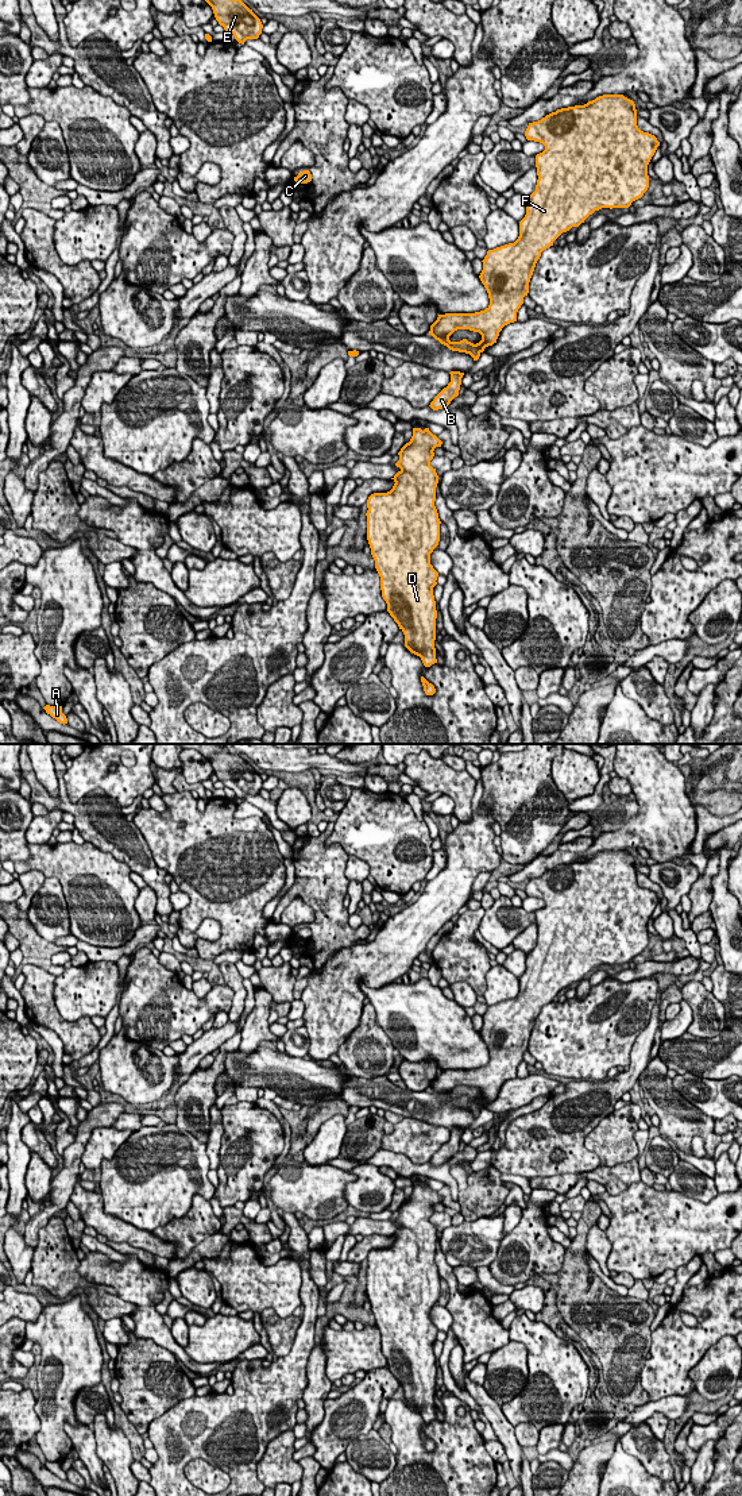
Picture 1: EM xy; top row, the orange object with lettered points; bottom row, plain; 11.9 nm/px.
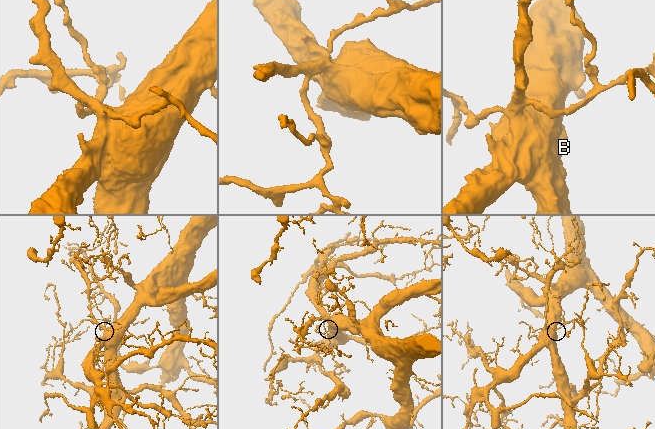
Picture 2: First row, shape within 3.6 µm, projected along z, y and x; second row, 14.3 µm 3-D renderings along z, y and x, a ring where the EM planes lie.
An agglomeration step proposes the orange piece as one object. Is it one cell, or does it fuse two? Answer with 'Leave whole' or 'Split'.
Leave whole

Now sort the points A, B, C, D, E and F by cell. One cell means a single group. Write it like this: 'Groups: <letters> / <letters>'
Groups: A B C D E F

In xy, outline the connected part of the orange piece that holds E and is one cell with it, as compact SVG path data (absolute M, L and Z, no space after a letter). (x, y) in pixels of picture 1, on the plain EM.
M179 744L182 749L196 749L213 766L215 774L225 787L244 801L247 795L258 795L263 780L240 753L231 755L221 744Z

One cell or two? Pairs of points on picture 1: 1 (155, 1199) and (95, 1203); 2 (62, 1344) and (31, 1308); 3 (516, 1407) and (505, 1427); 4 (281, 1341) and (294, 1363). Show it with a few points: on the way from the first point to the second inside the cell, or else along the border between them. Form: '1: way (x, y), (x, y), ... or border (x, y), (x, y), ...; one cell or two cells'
1: border (99, 1191), (103, 1199), (103, 1209), (128, 1223); two cells
2: border (43, 1307), (34, 1321), (26, 1322); two cells
3: border (499, 1406), (503, 1415), (514, 1426); two cells
4: border (301, 1323), (292, 1349), (278, 1357); two cells

